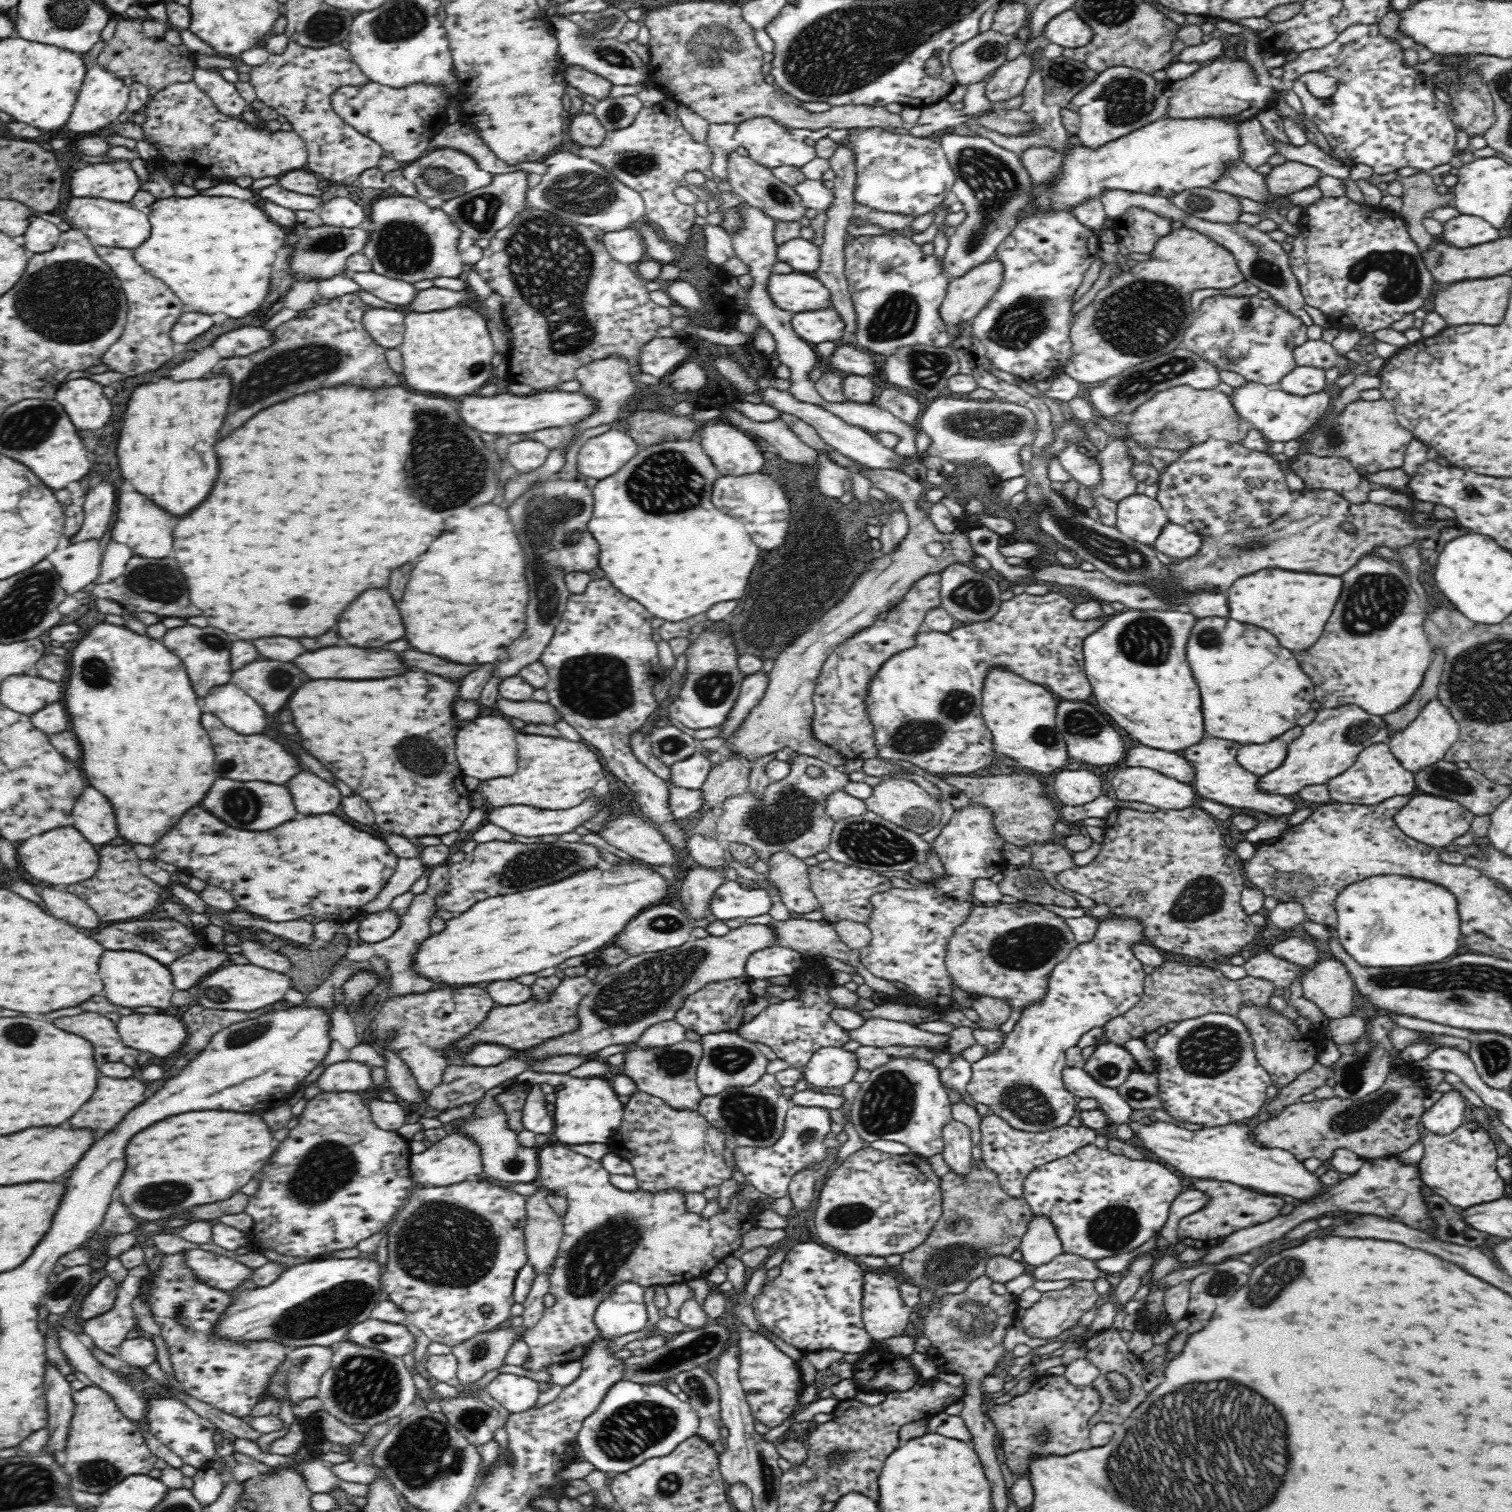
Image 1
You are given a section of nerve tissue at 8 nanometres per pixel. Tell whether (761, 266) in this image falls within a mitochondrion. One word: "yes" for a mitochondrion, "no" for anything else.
no

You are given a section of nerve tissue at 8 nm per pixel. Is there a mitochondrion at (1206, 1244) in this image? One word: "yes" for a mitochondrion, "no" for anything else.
no

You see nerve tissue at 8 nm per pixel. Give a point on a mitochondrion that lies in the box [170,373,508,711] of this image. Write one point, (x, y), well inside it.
(445, 468)

